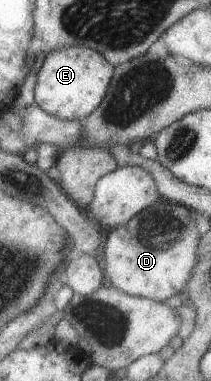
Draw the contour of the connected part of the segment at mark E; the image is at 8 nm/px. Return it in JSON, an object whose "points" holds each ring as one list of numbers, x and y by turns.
{"points":[[69,45,45,56,37,74,35,102,49,114,77,120,91,116,106,99,114,78,114,64,98,50,83,45]]}

